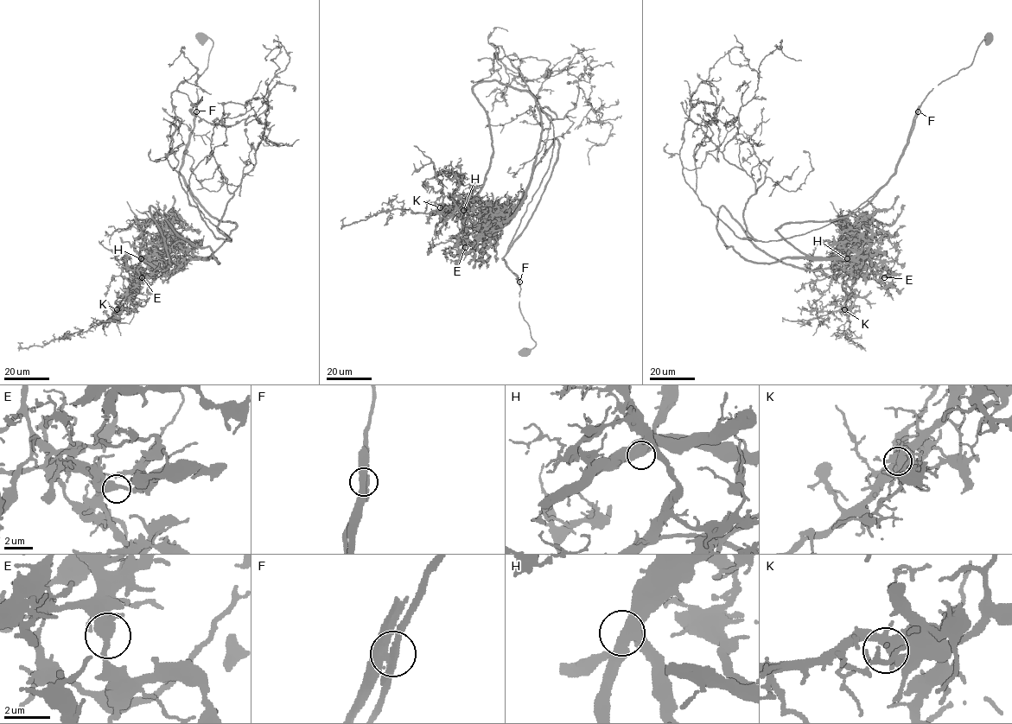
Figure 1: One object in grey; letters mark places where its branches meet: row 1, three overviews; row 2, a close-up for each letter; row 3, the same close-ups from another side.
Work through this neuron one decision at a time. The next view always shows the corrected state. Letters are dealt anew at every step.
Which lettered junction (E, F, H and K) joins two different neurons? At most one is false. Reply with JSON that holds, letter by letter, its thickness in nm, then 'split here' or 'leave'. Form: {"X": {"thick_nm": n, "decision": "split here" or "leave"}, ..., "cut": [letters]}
{"E": {"thick_nm": 480, "decision": "leave"}, "F": {"thick_nm": 500, "decision": "split here"}, "H": {"thick_nm": 550, "decision": "leave"}, "K": {"thick_nm": 480, "decision": "leave"}, "cut": ["F"]}

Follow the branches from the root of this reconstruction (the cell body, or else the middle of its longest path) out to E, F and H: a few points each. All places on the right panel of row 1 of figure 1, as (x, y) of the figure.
E: (989, 37), (926, 96), (895, 174), (865, 205), (775, 229), (804, 254), (858, 259), (889, 269), (884, 277)
F: (989, 37), (979, 45), (972, 62), (933, 88), (918, 111)
H: (989, 37), (926, 96), (895, 174), (865, 205), (775, 229), (811, 257), (864, 255), (847, 258)

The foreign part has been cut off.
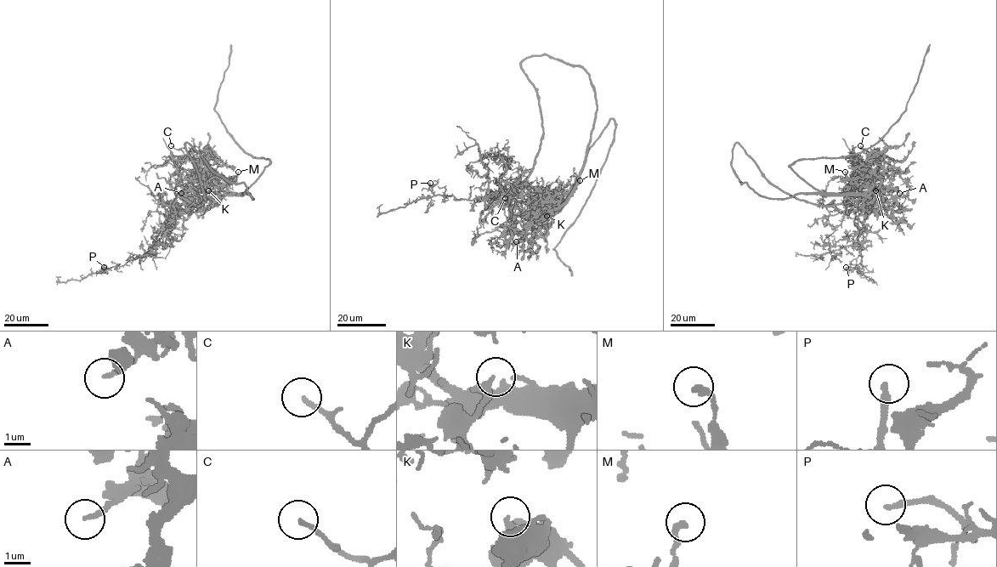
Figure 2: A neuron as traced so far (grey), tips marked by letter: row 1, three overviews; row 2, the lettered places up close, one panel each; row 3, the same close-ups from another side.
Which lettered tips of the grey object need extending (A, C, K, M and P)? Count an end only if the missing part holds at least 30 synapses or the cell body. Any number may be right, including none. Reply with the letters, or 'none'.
P

